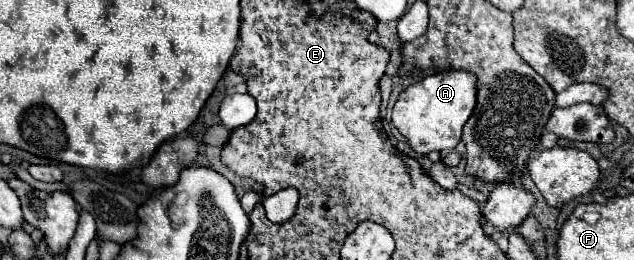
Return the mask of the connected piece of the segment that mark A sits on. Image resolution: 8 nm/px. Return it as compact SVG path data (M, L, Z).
M446 71L424 77L400 93L392 109L394 127L408 139L418 155L430 151L452 151L460 143L462 127L476 103L476 77L466 71Z

